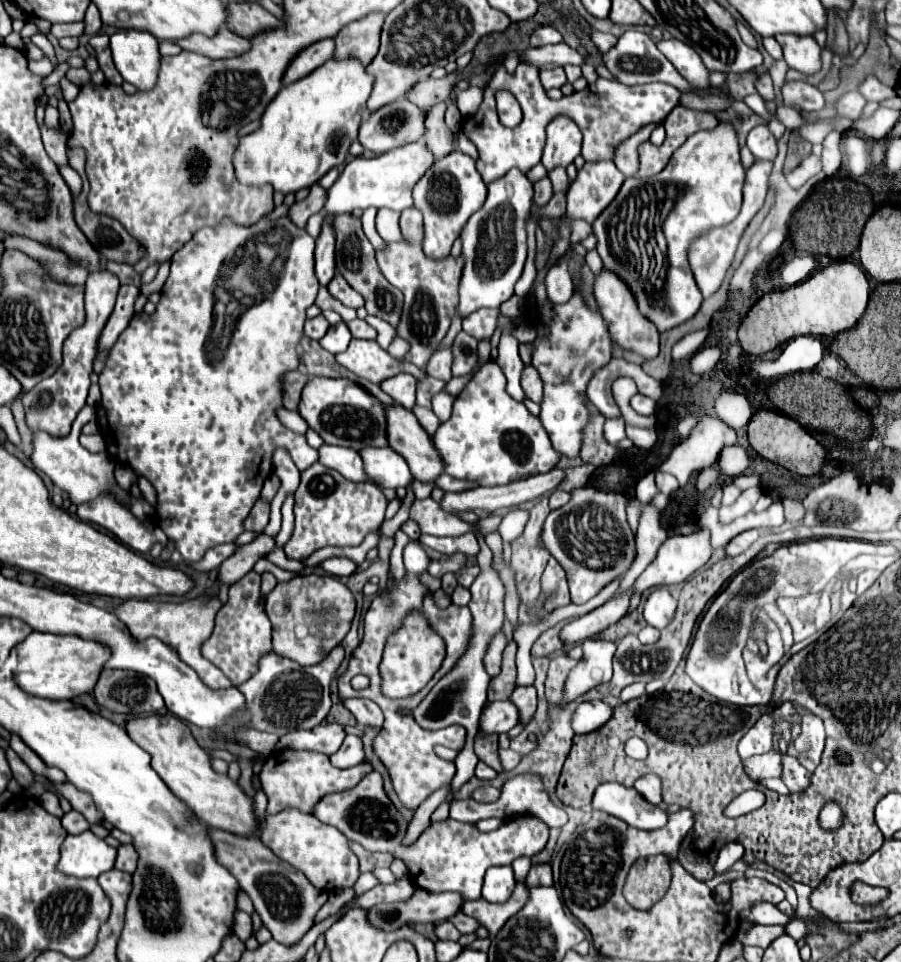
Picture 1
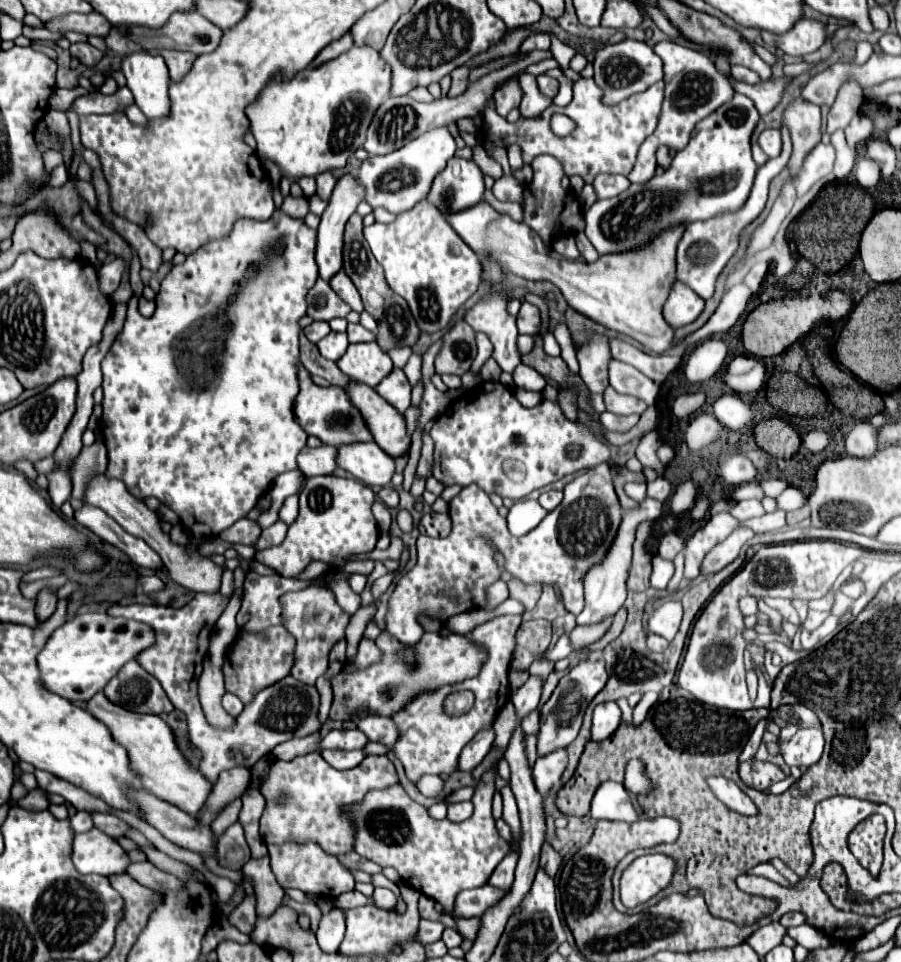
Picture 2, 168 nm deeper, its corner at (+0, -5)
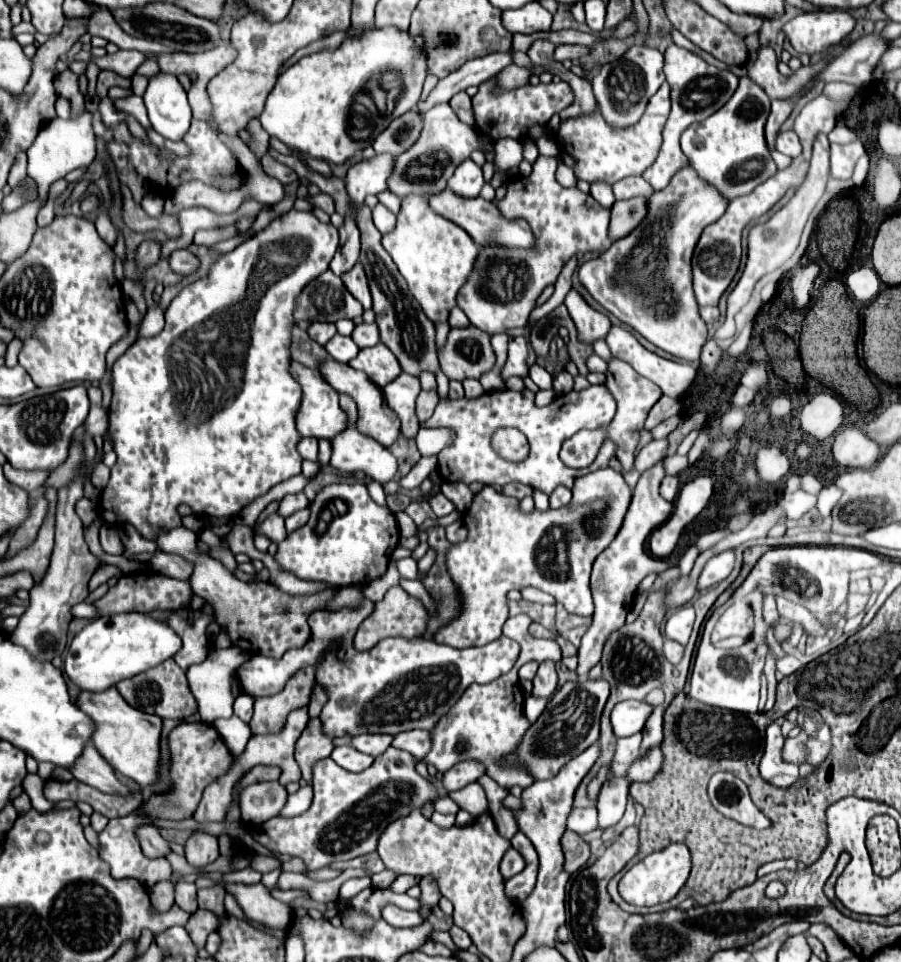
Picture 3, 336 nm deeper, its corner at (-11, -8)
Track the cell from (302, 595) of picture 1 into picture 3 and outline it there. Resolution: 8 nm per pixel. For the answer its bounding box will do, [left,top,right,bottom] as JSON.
[309,681,327,717]

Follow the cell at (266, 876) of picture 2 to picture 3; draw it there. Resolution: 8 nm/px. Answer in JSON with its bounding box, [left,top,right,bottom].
[251,855,281,873]

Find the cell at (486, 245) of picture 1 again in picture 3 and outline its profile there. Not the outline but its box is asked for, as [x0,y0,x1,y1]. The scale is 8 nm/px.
[523,137,539,163]

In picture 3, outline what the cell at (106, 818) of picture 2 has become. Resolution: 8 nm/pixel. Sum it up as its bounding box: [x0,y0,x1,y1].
[135,825,169,857]

